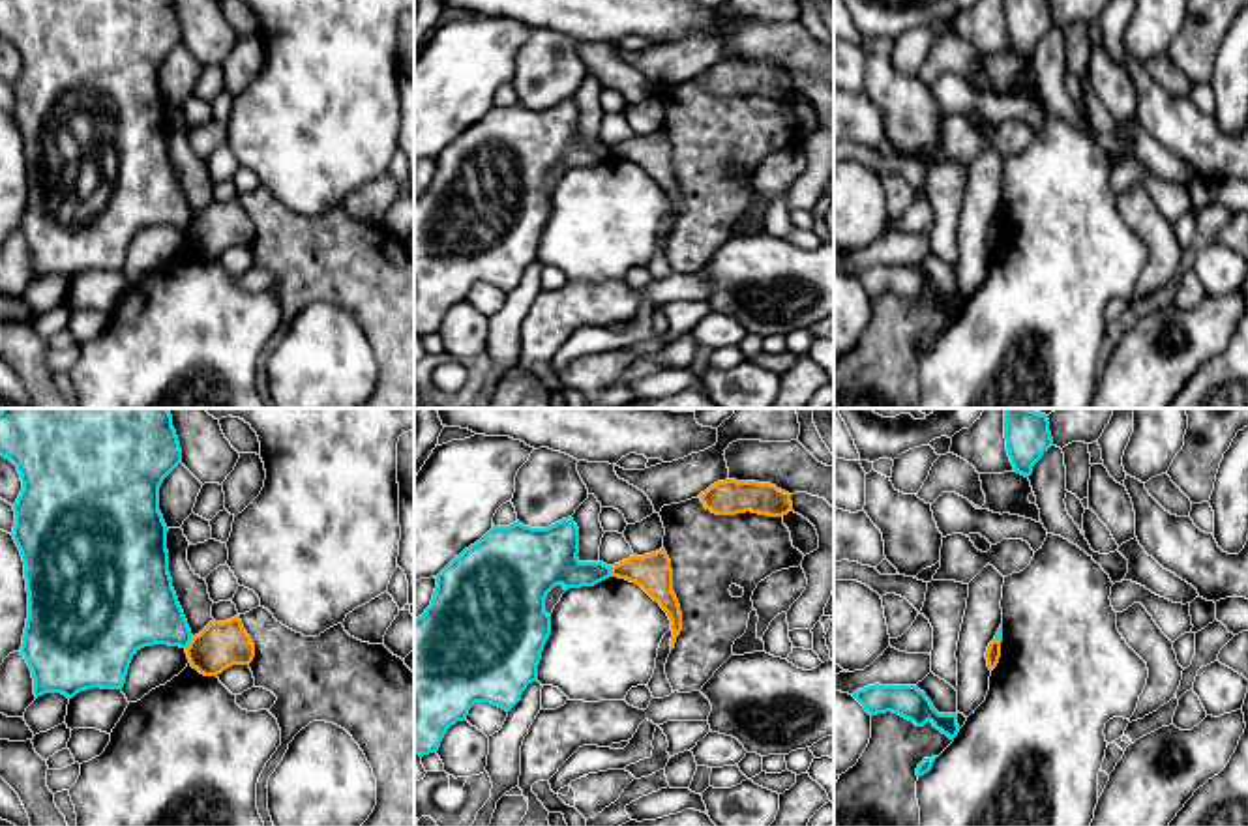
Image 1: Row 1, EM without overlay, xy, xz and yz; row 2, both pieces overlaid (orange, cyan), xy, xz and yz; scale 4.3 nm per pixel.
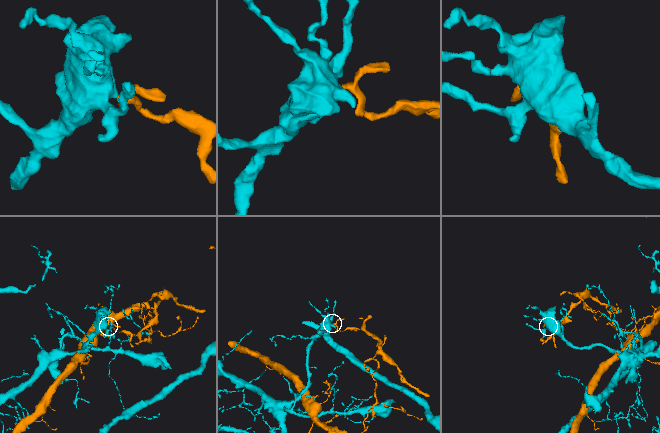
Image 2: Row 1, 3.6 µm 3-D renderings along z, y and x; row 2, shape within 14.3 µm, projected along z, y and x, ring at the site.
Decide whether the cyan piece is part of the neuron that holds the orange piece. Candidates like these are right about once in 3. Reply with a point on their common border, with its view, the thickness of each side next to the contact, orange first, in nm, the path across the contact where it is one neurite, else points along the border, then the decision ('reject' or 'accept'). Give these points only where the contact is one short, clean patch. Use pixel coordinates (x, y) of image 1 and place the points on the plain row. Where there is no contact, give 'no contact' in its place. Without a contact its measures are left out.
meets orange in xy at (190, 223); 200 nm thick on the orange side, 300 nm on the other; border along xy (193, 218), (186, 229); reject

